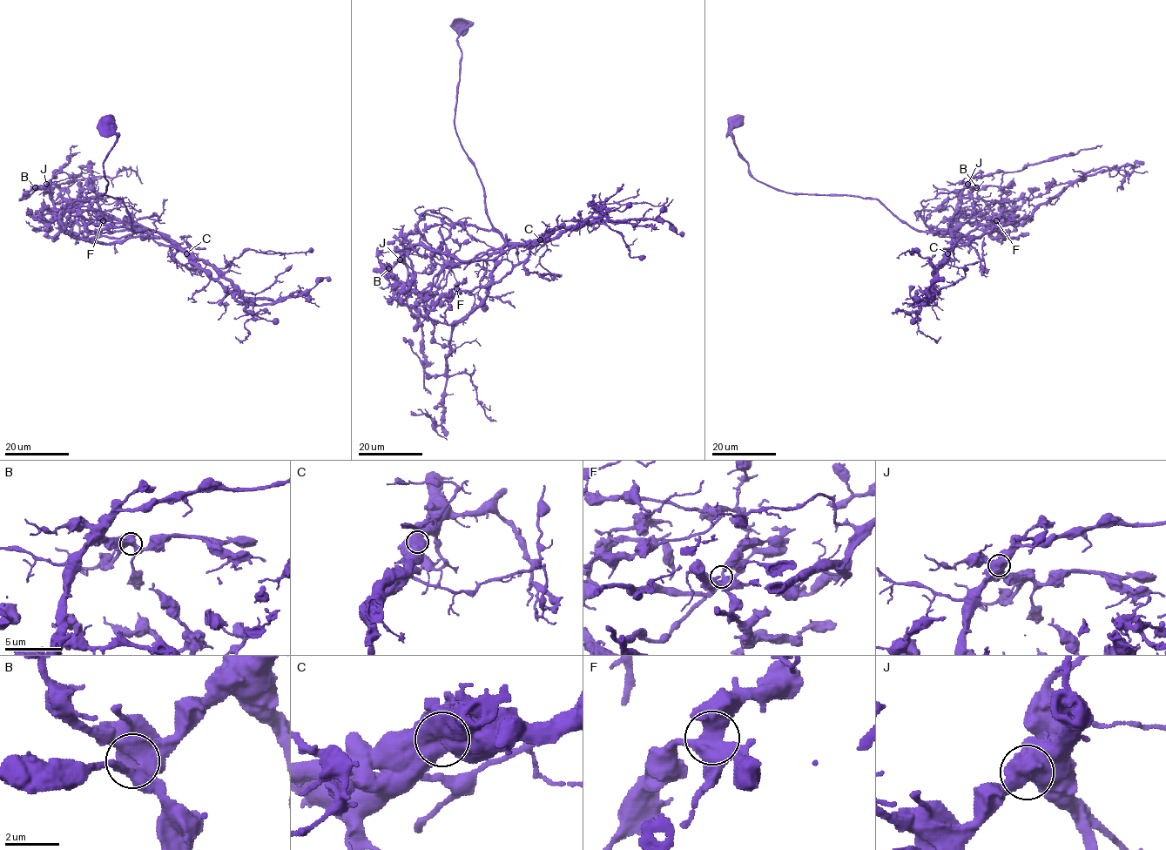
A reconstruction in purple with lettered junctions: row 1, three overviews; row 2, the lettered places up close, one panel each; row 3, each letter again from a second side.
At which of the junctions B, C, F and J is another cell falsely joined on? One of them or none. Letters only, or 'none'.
C

